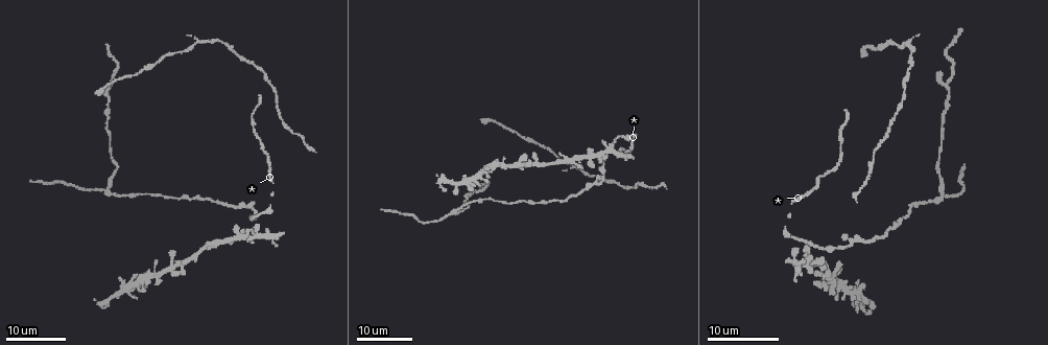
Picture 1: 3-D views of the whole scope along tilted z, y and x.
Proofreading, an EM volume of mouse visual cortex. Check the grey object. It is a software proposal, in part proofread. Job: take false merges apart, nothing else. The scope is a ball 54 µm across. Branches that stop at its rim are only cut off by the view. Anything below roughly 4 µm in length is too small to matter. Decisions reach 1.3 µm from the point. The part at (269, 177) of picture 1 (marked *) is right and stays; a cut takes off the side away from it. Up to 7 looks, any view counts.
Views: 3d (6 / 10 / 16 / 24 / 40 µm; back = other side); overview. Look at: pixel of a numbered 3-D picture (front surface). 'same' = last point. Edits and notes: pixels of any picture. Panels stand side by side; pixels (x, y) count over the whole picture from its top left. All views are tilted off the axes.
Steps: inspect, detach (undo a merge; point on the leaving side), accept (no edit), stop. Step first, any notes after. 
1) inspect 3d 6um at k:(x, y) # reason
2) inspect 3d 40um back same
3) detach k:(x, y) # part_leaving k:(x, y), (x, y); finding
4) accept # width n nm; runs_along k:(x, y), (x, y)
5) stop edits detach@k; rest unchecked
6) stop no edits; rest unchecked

inspect 3d 16um at 1:(820, 250) # calibre changes

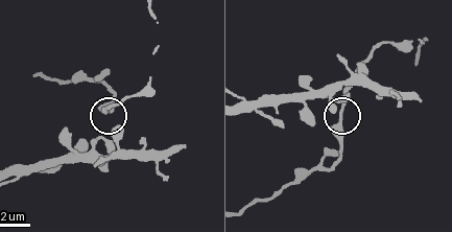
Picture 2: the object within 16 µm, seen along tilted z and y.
inspect 3d 10um at 2:(341, 114) # zoom in

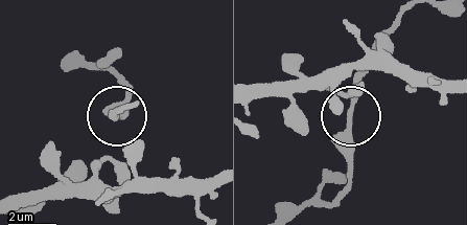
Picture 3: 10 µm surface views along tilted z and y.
accept # one neuron here

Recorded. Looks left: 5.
inspect 3d 24um at 1:(596, 185)

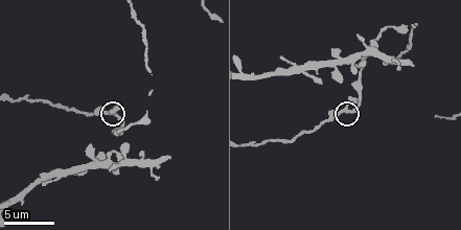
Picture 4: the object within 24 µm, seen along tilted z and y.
inspect 3d 10um at 4:(347, 110) # zoom in

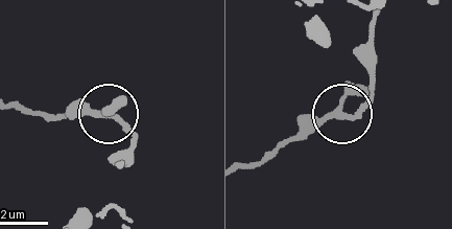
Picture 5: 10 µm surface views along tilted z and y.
inspect 3d 10um back at 5:(340, 112) # from behind

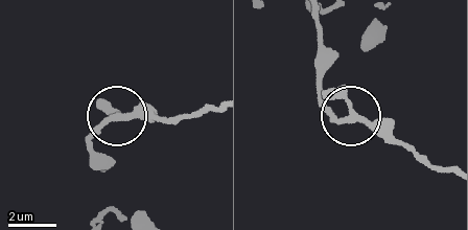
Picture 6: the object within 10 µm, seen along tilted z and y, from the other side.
accept # width 220 nm; one neuron here

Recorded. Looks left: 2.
inspect 3d 10um at 4:(18, 99) # three arms meet

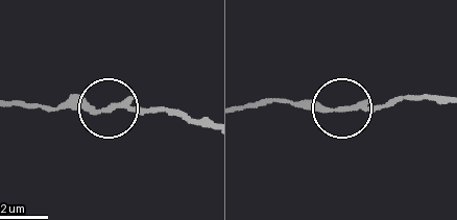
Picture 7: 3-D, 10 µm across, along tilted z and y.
inspect 3d 6um at 7:(112, 105)

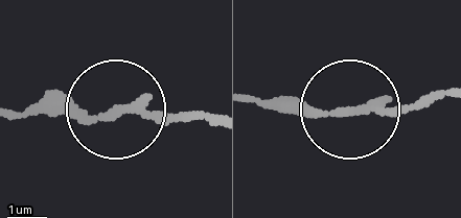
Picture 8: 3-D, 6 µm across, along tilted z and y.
accept # width 160 nm; all the same neuron

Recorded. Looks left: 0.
stop no edits; rest unchecked

